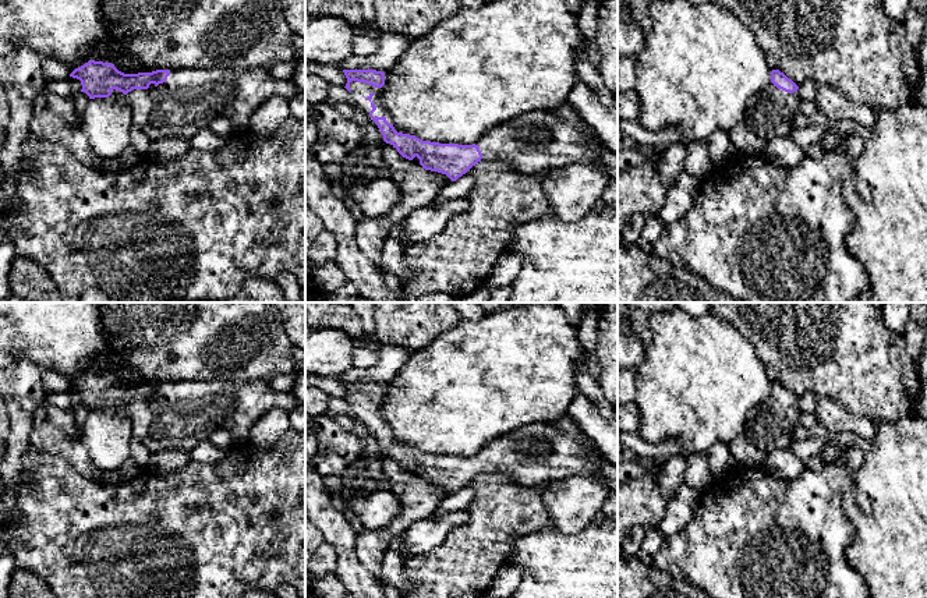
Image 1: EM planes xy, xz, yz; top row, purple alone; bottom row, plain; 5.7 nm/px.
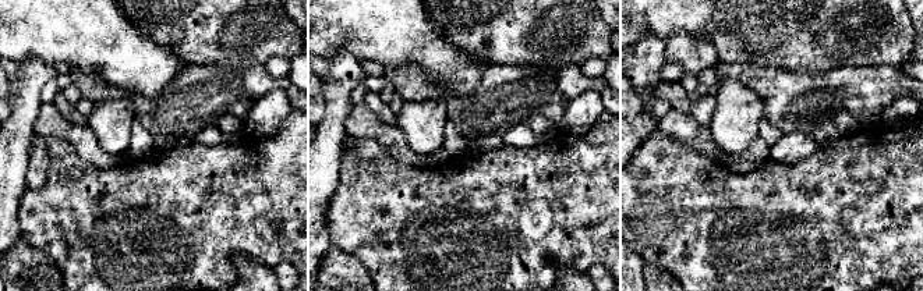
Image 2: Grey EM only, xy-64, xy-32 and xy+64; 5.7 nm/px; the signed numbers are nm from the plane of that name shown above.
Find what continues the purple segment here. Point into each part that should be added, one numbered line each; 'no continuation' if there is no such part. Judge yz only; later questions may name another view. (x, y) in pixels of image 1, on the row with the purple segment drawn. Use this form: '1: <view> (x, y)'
1: yz (771, 113)

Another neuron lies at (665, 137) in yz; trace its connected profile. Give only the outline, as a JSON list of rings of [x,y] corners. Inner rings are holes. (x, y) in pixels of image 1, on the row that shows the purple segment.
[[[619,118],[618,130],[629,135],[638,145],[643,146],[657,145],[665,149],[676,142],[686,144],[686,141],[682,138],[682,134],[679,132],[679,128],[675,125],[661,130],[647,130],[638,121],[629,121],[629,120]]]

